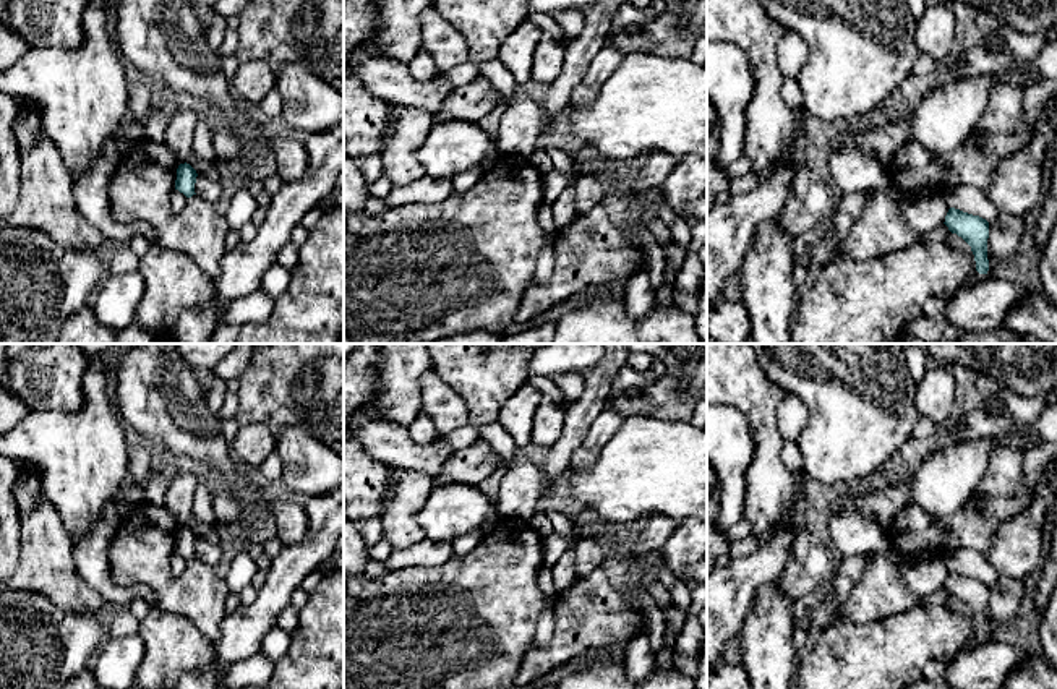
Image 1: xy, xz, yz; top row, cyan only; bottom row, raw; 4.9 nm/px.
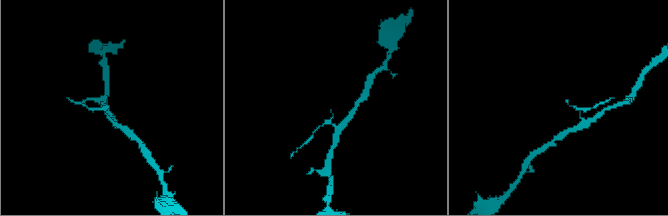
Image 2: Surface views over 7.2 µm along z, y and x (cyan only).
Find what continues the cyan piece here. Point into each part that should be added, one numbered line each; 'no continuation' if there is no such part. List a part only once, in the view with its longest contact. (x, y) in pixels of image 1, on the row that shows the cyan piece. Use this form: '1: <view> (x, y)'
1: xy (179, 136)

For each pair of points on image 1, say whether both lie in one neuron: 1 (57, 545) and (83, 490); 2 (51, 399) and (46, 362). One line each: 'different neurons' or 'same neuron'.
1: different neurons
2: same neuron

